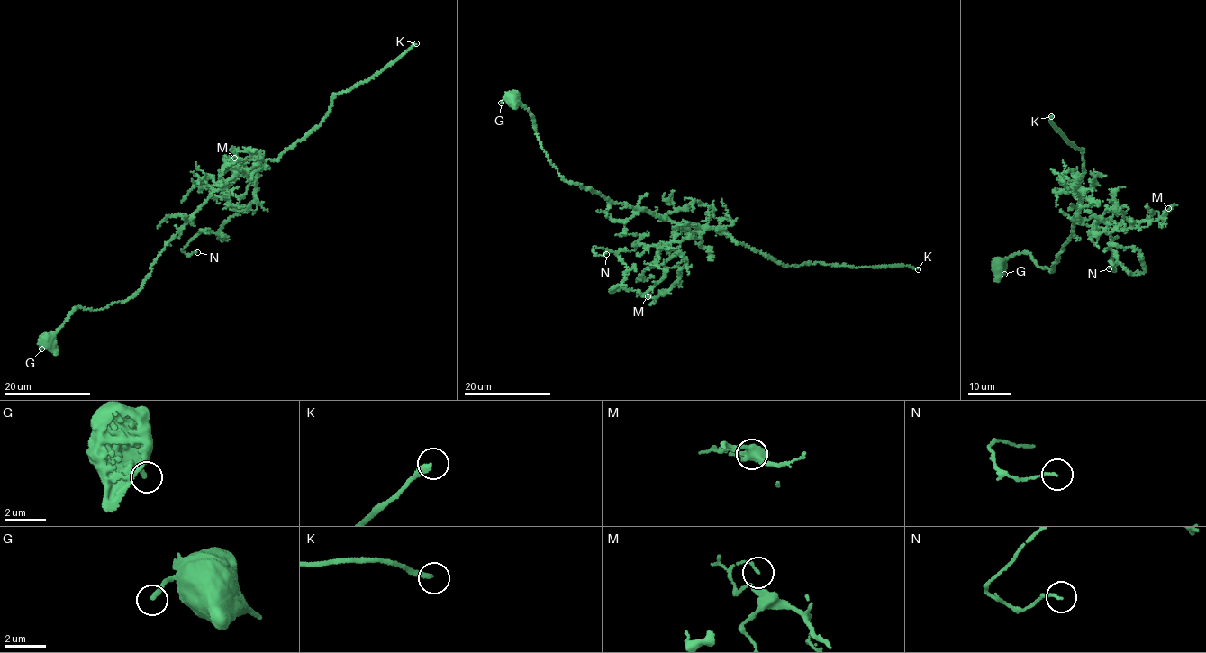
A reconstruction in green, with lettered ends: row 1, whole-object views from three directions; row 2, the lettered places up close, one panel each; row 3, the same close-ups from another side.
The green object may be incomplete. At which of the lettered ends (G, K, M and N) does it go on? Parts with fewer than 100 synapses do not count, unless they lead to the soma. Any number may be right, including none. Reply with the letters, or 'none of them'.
K

